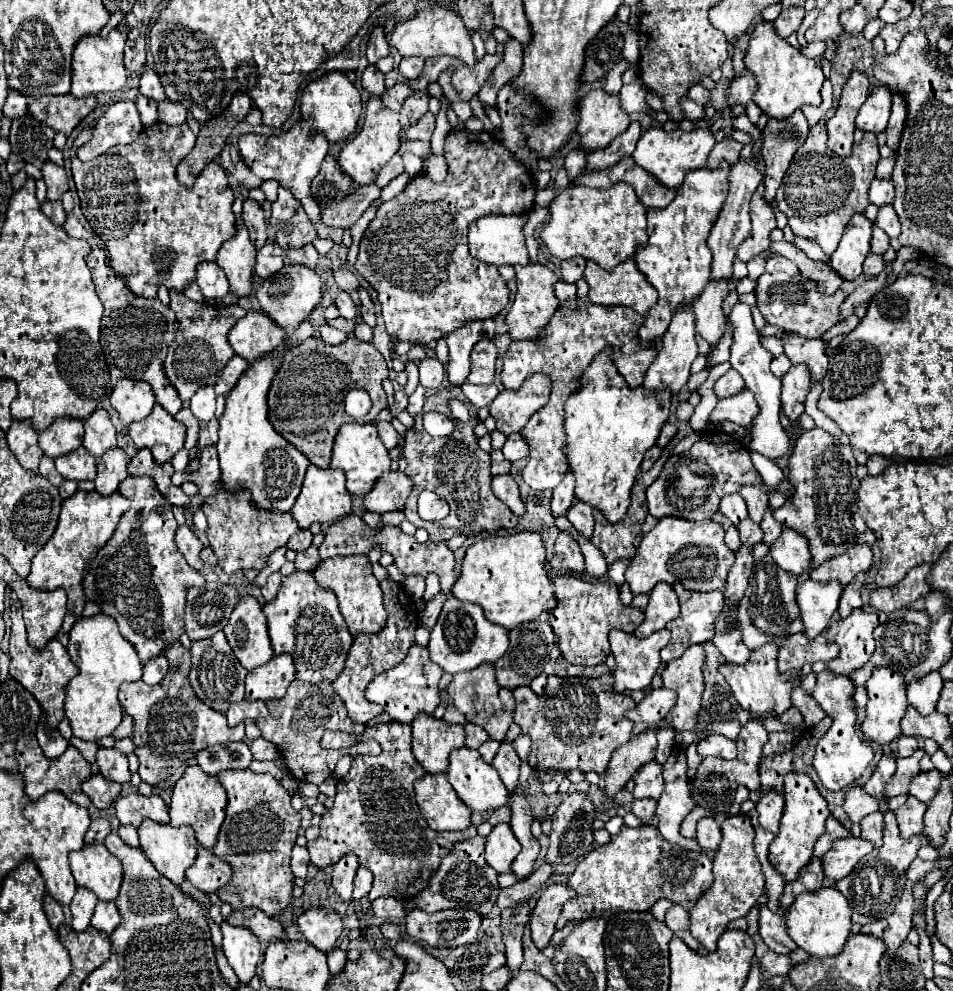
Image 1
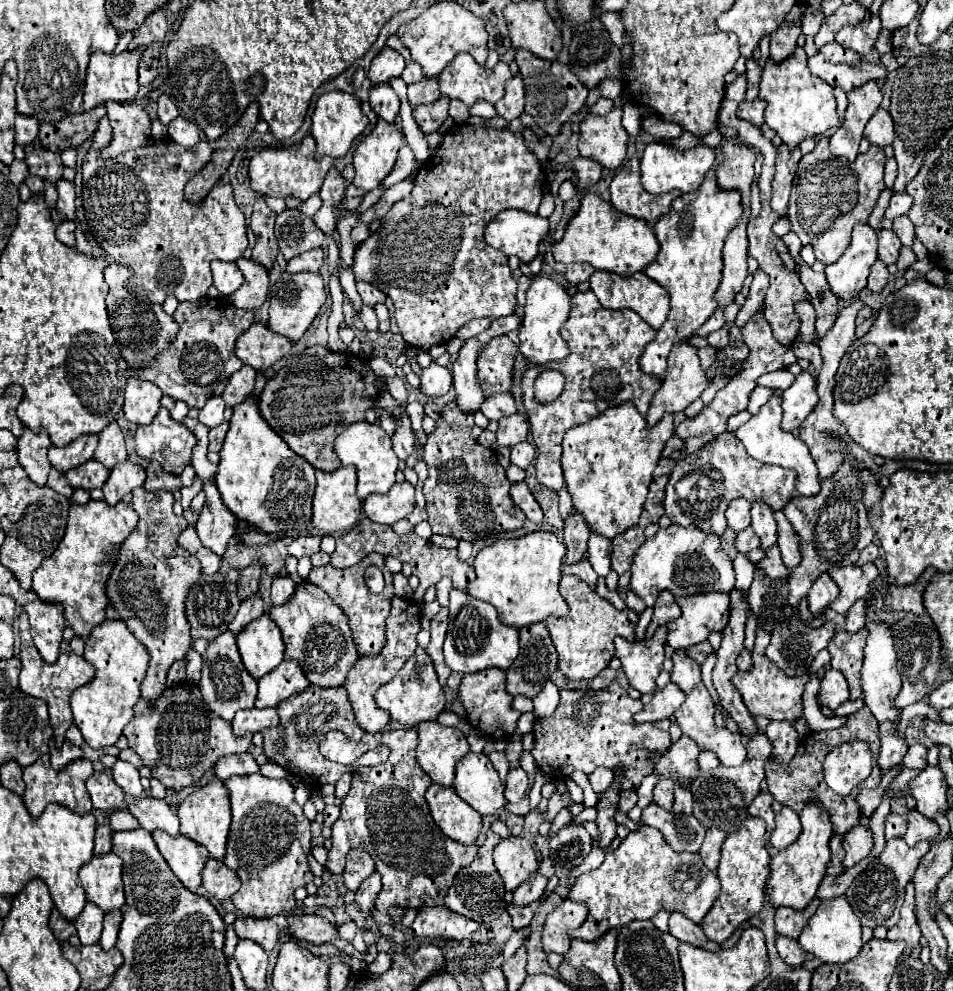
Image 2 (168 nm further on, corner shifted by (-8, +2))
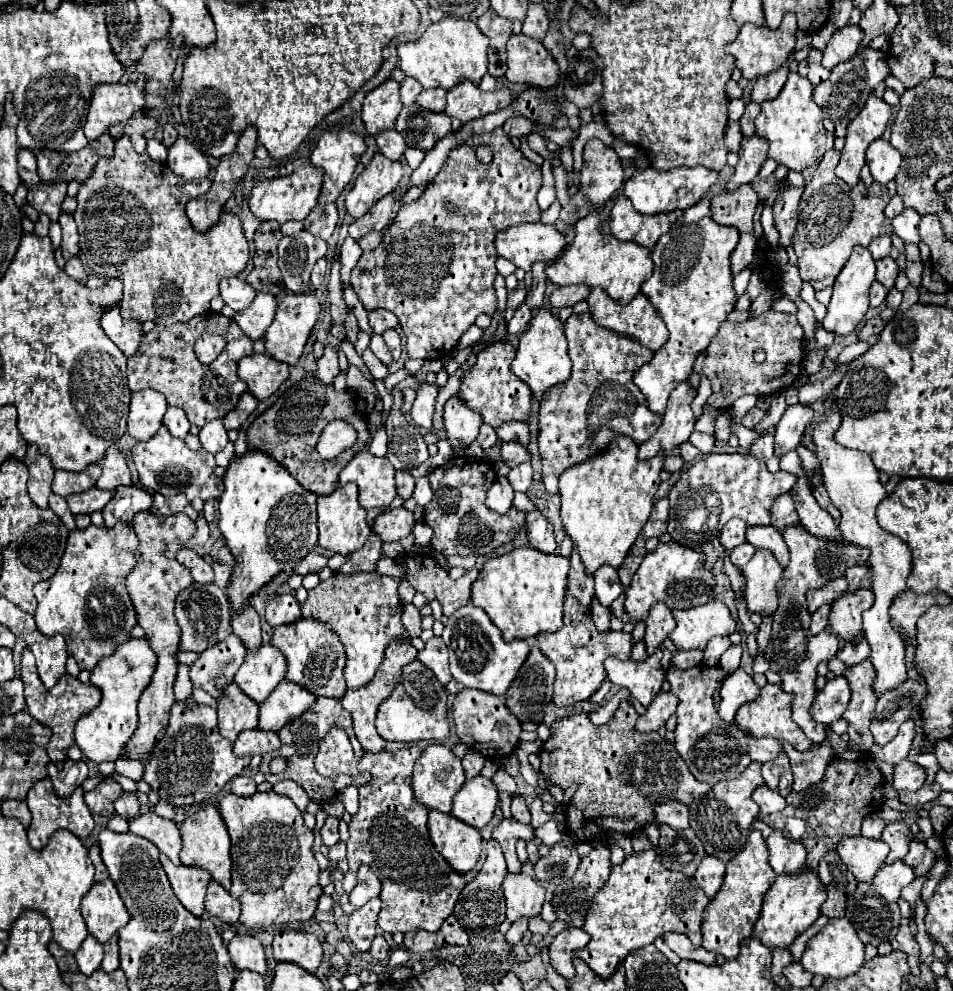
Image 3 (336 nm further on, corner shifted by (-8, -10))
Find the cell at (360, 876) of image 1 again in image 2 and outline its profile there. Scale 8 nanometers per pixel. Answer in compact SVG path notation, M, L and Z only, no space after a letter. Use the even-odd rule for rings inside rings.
M374 871L362 885L360 889L356 891L356 903L358 903L358 909L362 913L370 913L374 909L374 901L378 893L382 889L382 883L380 883L380 873Z

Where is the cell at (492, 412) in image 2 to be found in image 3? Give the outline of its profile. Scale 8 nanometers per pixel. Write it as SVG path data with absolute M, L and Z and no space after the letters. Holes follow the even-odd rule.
M506 421L500 427L496 427L496 435L500 437L500 441L518 441L524 447L530 441L528 425L524 421Z

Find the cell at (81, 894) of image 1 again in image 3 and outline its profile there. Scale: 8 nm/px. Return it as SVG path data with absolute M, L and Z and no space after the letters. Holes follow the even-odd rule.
M88 935L84 939L84 943L80 945L80 949L74 953L74 957L76 957L78 969L84 975L90 975L92 971L96 971L96 967L100 967L100 961L102 961L102 943L96 941L96 937Z

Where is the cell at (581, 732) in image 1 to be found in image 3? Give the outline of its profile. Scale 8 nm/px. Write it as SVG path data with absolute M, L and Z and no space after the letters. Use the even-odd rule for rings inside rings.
M622 701L614 715L616 717L610 719L602 727L594 725L590 721L590 713L586 713L586 711L562 717L562 719L552 723L552 727L550 727L552 735L548 741L544 741L544 745L538 753L538 757L542 761L540 773L544 773L554 785L560 785L562 789L568 789L572 783L580 785L570 802L580 811L566 810L568 833L574 835L574 839L578 839L578 841L588 841L594 835L608 833L608 831L620 831L620 833L638 831L646 823L654 821L654 817L652 817L652 805L654 803L678 799L684 805L690 805L696 797L706 795L710 789L708 783L698 781L688 771L688 765L684 763L684 759L674 749L674 743L662 739L658 733L638 733L634 729L638 713L628 701Z

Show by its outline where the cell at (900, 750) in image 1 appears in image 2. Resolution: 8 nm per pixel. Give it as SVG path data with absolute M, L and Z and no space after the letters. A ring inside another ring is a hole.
M914 743L908 747L908 753L904 755L904 761L902 761L904 767L908 769L924 769L926 767L926 747L922 743Z

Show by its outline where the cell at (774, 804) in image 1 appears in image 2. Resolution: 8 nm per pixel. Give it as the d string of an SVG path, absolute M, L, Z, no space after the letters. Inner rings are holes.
M782 807L780 813L776 815L776 829L770 835L770 845L776 851L782 851L788 845L792 845L800 833L802 833L800 817L790 807Z

